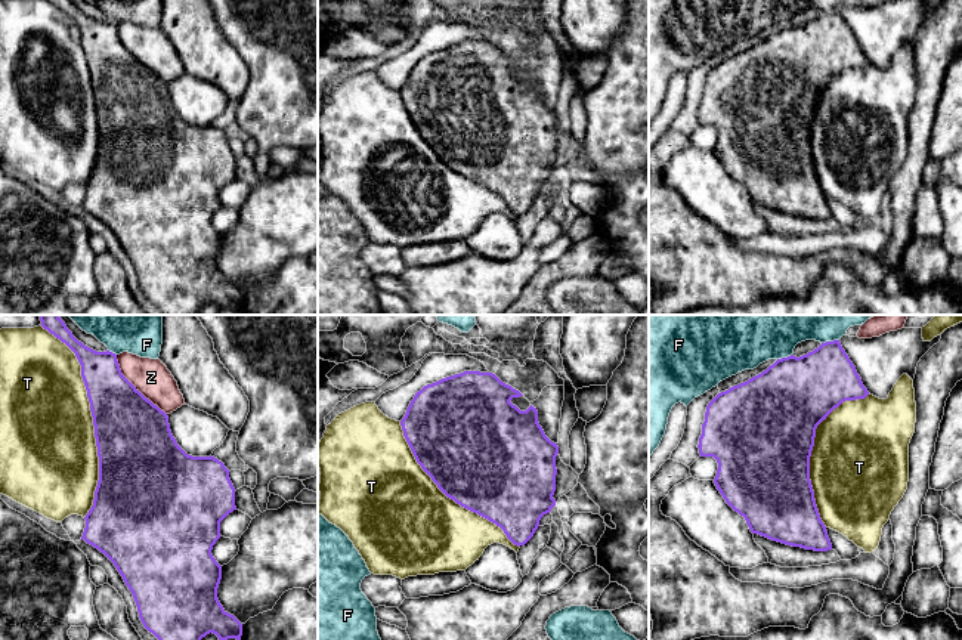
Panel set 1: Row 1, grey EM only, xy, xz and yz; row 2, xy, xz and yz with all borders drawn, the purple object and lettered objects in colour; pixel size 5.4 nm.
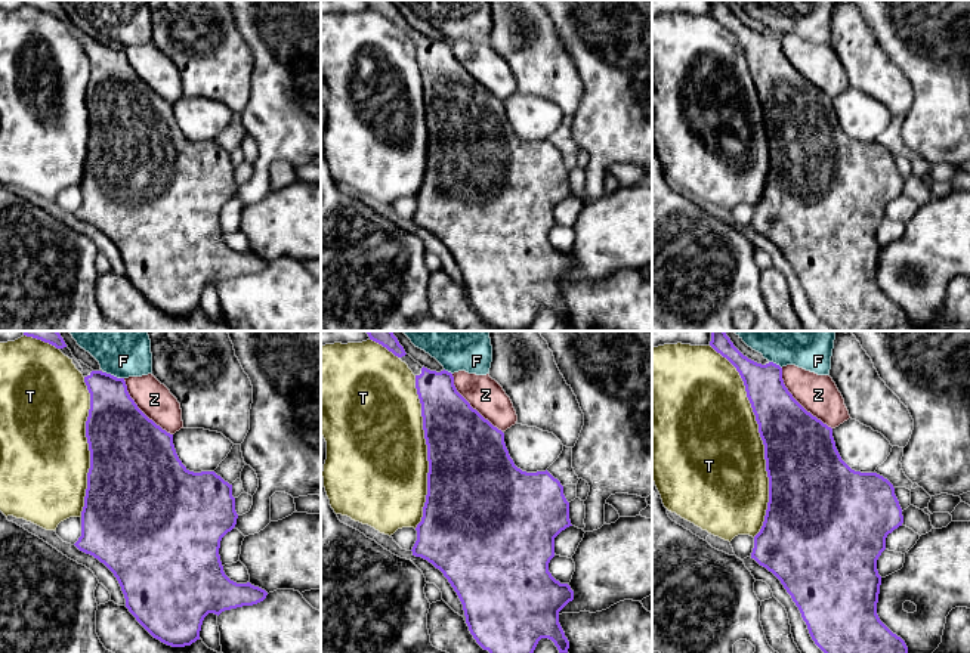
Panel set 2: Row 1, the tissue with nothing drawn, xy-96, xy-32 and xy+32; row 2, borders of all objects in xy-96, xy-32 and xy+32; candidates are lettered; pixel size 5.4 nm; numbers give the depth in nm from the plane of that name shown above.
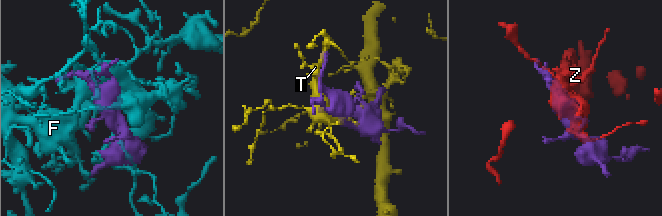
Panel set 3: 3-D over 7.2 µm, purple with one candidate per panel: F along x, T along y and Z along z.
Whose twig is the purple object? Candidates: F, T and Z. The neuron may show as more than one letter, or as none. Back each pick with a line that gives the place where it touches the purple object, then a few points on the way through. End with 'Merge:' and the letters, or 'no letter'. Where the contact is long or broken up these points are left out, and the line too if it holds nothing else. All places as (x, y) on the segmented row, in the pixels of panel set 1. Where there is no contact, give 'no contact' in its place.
T: xy (93, 419)
Merge: T

